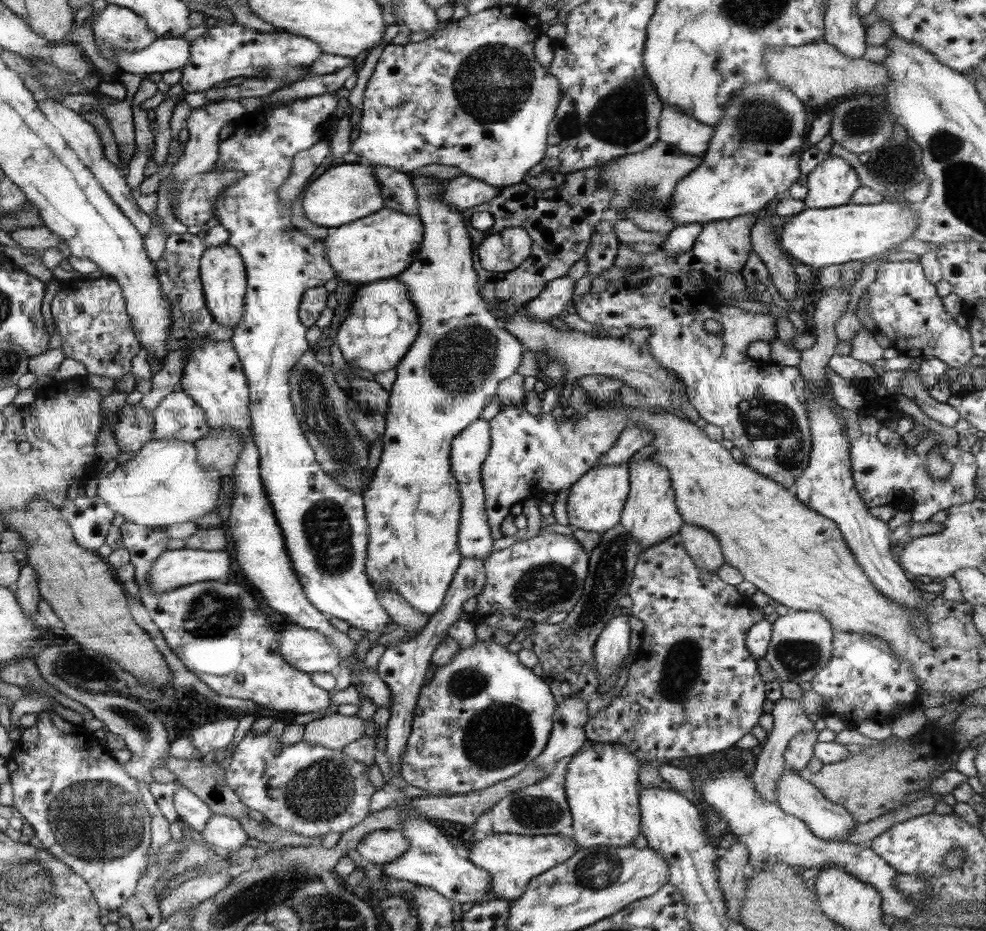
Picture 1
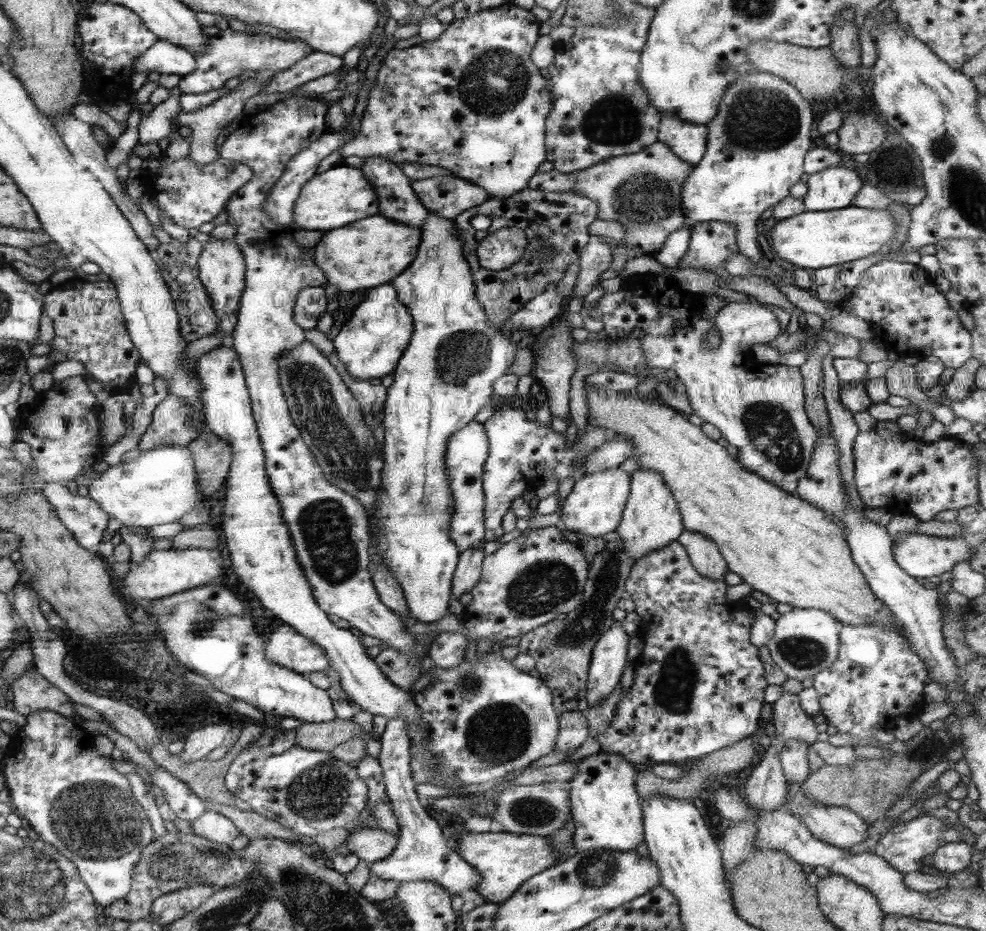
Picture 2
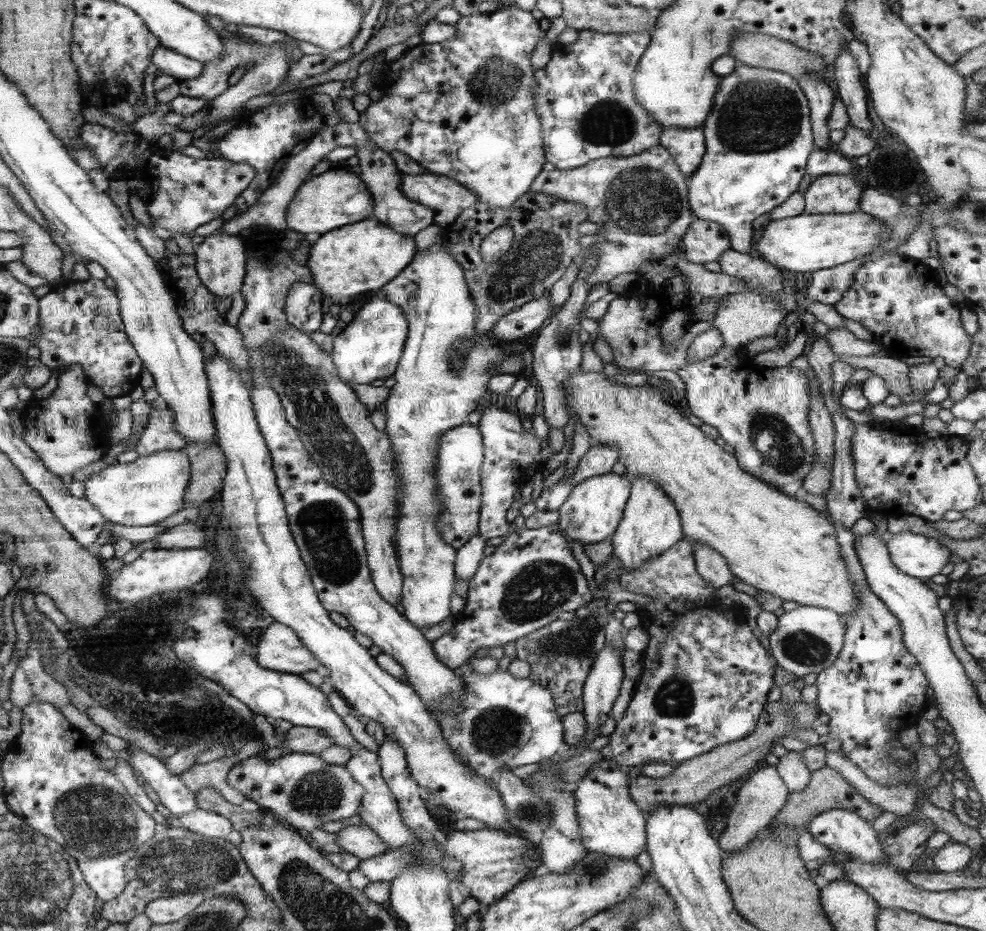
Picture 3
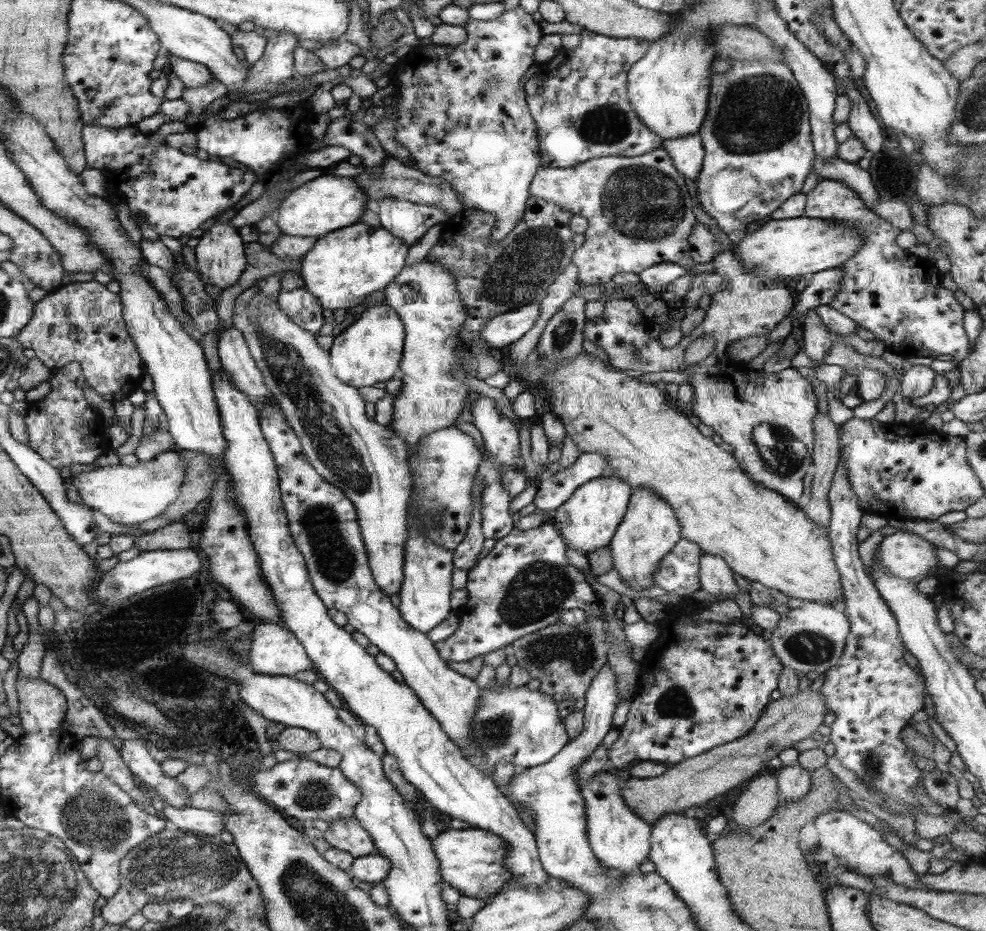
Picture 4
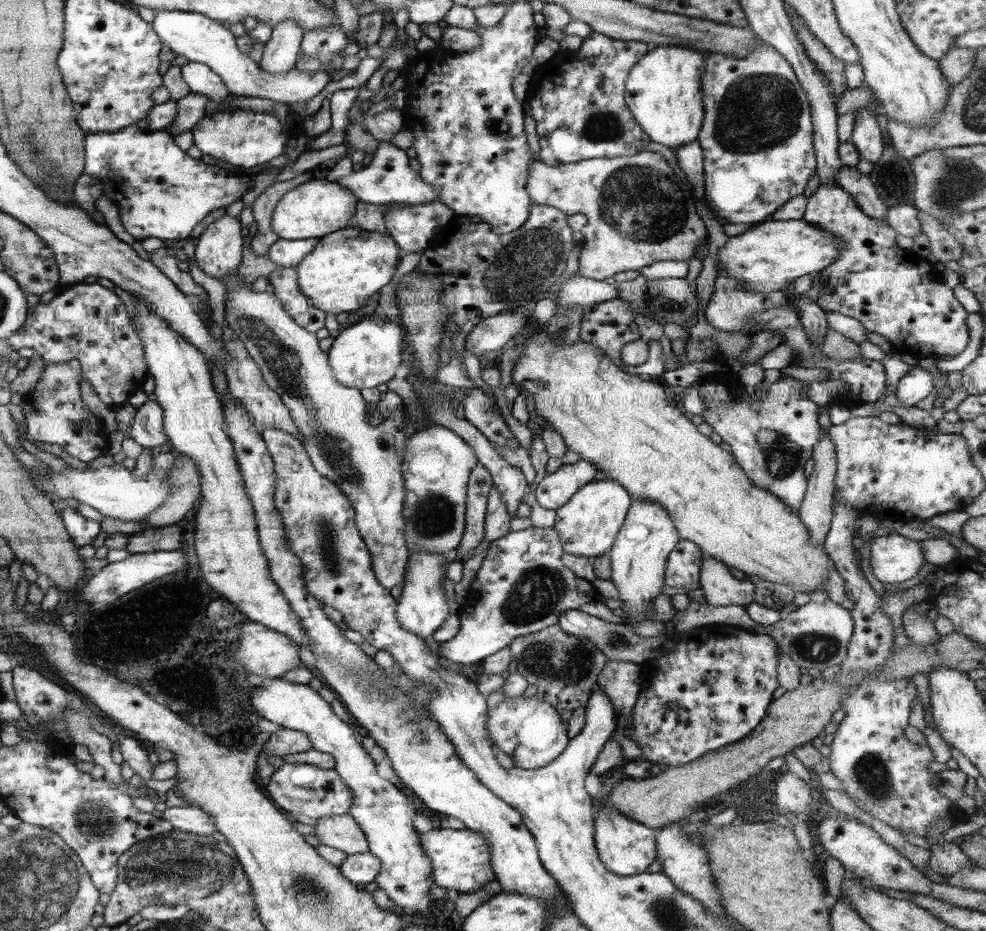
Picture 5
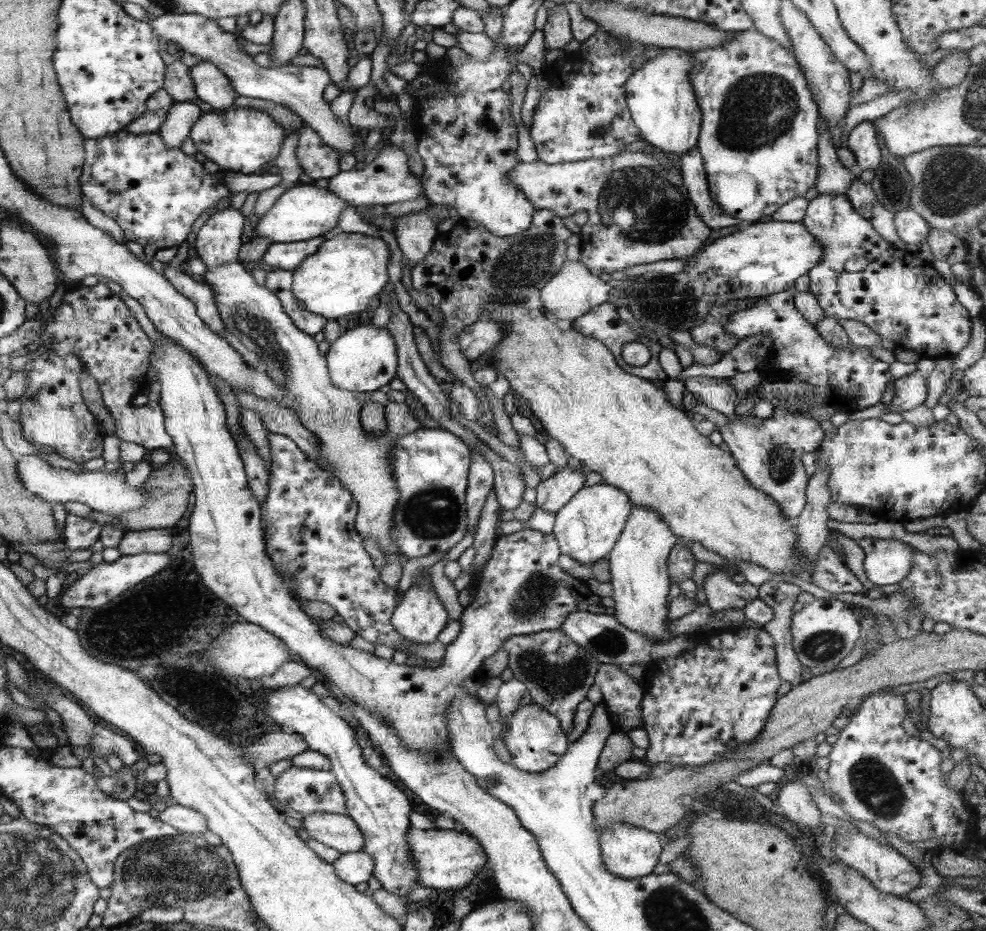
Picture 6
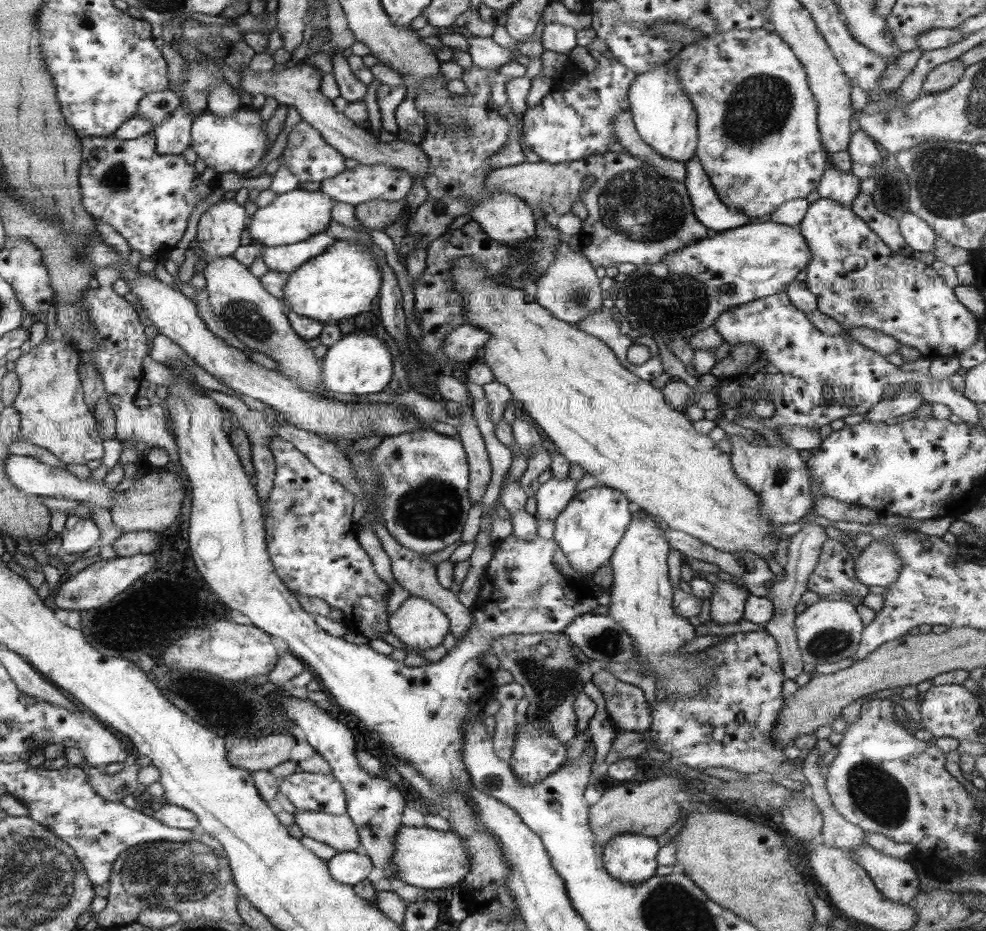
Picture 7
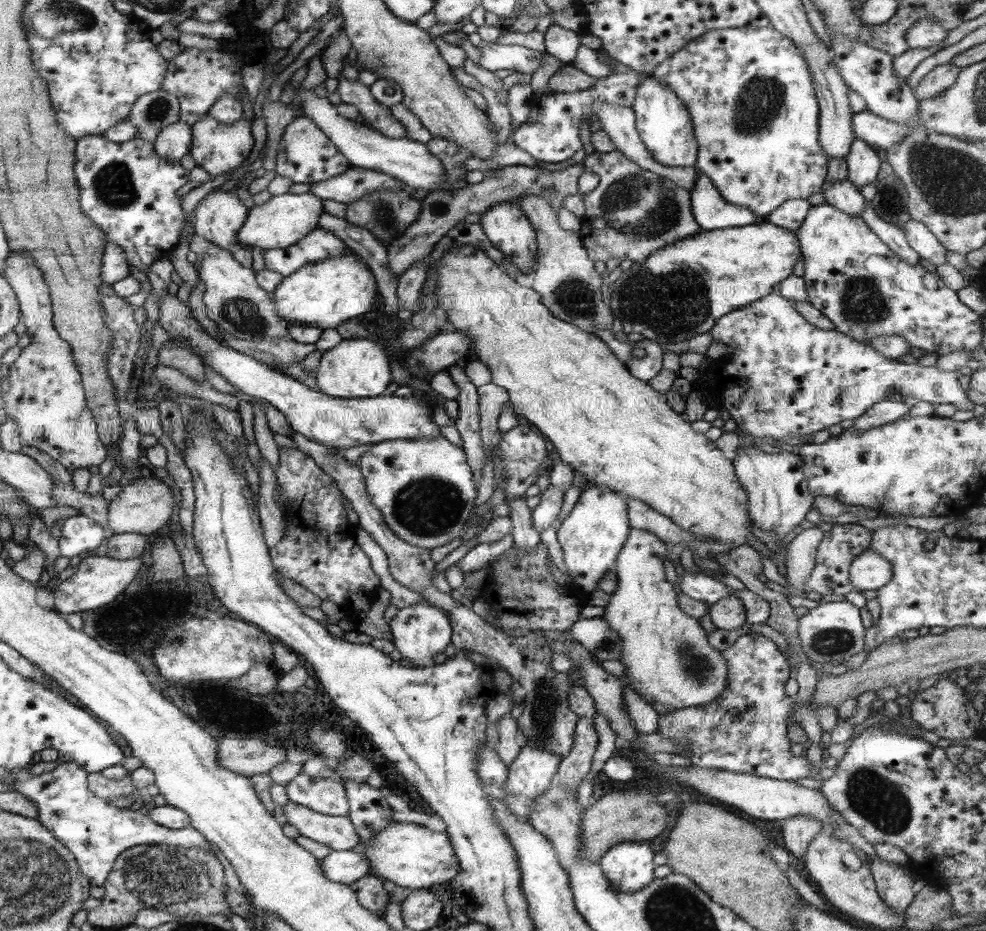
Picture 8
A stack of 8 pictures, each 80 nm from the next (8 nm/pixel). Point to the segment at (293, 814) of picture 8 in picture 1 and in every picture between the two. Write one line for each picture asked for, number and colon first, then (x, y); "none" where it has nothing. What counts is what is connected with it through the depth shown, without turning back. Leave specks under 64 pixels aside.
1: (382, 847)
2: (370, 844)
3: (360, 840)
4: (347, 834)
5: (342, 832)
6: (339, 831)
7: (339, 832)

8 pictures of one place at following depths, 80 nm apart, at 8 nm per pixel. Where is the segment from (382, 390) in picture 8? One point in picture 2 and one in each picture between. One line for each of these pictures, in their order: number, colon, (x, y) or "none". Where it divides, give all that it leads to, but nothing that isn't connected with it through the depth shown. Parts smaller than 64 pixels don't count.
2: (370, 344)
3: (370, 347)
4: (369, 351)
5: (367, 354)
6: (364, 359)
7: (360, 364)

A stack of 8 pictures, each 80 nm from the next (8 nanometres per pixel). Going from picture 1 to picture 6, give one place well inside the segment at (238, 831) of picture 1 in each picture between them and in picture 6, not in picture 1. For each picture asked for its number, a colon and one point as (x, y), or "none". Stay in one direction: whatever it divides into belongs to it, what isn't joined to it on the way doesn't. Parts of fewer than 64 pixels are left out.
2: (214, 826)
3: (207, 823)
4: (196, 820)
5: (192, 819)
6: (186, 820)

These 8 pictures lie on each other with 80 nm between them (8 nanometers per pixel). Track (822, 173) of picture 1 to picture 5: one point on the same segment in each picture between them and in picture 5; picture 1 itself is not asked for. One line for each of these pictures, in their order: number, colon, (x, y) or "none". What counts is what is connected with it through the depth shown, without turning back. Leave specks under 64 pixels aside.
2: (836, 187)
3: (834, 193)
4: (886, 290)
5: (874, 281)

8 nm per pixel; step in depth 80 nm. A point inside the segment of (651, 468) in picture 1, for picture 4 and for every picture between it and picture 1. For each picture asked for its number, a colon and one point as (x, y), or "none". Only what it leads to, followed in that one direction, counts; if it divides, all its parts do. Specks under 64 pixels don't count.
2: (651, 519)
3: (651, 524)
4: (649, 529)

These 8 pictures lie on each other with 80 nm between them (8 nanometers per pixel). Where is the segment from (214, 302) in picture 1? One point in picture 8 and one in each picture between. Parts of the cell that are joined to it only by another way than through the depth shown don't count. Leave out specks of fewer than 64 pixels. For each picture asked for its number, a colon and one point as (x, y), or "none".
2: (221, 264)
3: (221, 264)
4: (220, 260)
5: (218, 251)
6: (218, 241)
7: (219, 233)
8: (219, 216)

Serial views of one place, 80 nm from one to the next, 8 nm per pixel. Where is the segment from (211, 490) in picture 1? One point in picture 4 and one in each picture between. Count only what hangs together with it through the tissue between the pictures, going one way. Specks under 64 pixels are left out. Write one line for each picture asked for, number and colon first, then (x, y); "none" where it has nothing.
2: (161, 486)
3: (142, 493)
4: (128, 495)

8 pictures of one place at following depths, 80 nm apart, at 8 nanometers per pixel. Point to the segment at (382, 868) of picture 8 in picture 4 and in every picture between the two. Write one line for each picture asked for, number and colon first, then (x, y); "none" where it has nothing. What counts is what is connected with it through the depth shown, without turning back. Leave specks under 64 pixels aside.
4: (471, 860)
5: (460, 859)
6: (445, 859)
7: (426, 858)

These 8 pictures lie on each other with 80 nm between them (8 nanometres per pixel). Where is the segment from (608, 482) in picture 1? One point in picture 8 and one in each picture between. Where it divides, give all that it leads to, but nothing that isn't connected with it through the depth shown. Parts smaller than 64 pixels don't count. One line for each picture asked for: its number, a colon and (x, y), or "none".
2: (594, 507)
3: (594, 509)
4: (587, 521)
5: (587, 525)
6: (587, 528)
7: (588, 530)
8: (591, 537)

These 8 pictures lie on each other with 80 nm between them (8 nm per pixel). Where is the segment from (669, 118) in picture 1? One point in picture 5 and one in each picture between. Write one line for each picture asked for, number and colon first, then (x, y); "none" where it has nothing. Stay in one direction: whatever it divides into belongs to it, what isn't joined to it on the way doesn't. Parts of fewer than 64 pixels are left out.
2: (688, 141)
3: (687, 145)
4: (687, 152)
5: (690, 157)

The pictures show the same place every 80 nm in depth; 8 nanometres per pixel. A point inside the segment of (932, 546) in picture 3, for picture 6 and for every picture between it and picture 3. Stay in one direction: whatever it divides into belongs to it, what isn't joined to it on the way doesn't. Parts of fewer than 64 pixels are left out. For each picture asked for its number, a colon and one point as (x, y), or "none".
4: (904, 554)
5: (894, 558)
6: (887, 561)

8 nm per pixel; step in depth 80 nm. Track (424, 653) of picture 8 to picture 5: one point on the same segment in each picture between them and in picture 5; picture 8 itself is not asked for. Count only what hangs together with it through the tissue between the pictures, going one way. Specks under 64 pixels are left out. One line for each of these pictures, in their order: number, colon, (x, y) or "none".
5: (422, 609)
6: (419, 615)
7: (418, 623)

